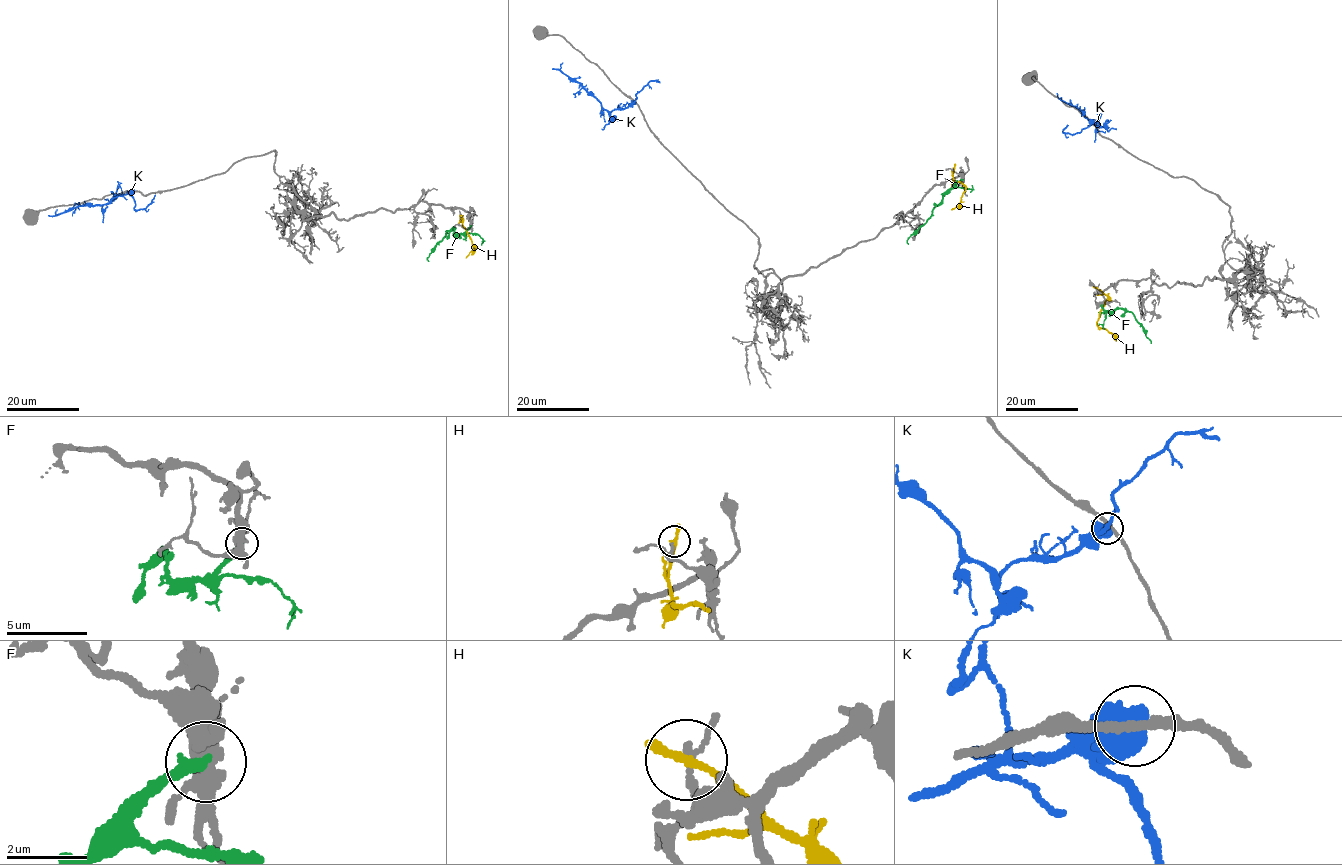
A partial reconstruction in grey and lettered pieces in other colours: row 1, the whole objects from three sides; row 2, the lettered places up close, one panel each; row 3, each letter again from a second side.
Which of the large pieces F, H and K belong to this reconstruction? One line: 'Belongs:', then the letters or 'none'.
Belongs: F

